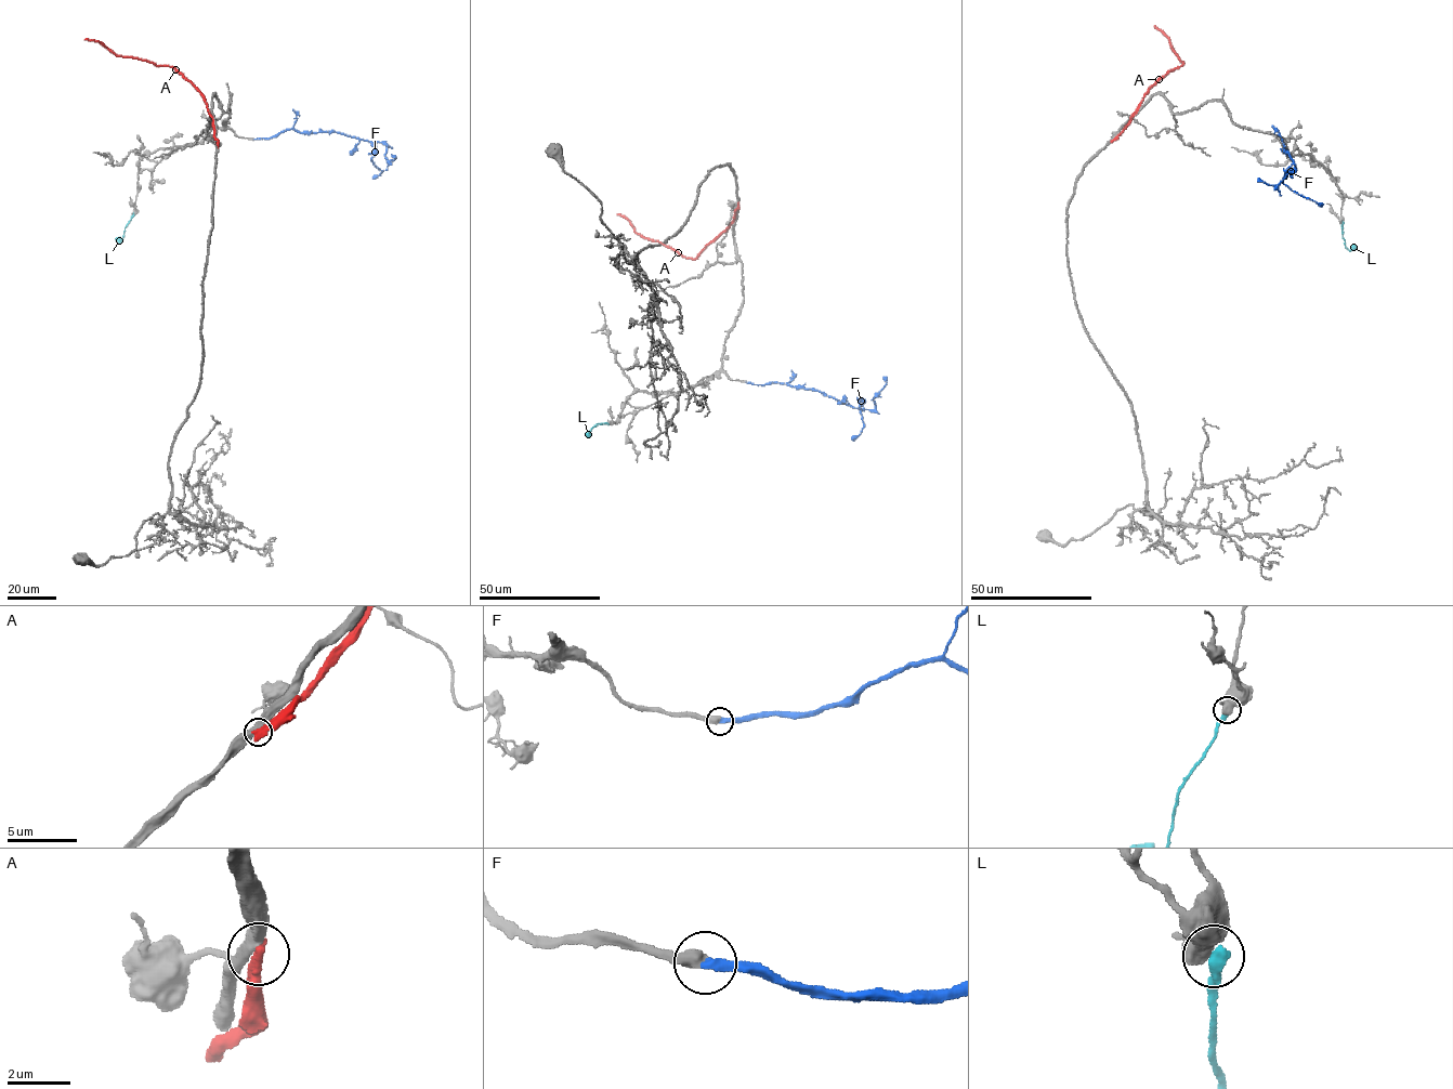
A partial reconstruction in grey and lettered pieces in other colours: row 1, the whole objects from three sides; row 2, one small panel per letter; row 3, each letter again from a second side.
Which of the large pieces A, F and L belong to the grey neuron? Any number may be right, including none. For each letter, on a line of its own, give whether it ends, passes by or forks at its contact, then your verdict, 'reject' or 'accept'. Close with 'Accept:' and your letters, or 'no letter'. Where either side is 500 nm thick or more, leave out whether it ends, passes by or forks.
A: it ends | reject
F: it ends | accept
L: reject
Accept: F

